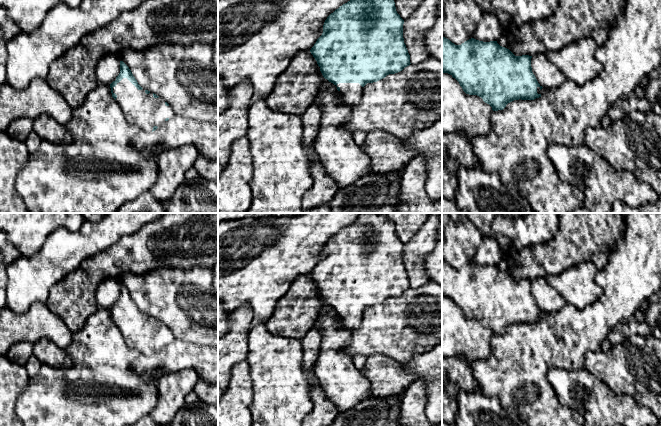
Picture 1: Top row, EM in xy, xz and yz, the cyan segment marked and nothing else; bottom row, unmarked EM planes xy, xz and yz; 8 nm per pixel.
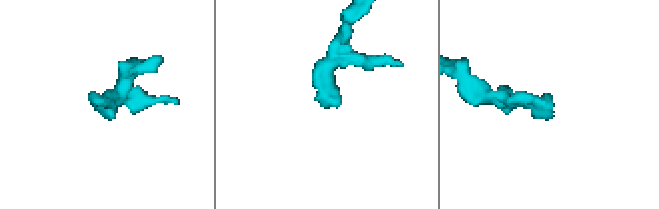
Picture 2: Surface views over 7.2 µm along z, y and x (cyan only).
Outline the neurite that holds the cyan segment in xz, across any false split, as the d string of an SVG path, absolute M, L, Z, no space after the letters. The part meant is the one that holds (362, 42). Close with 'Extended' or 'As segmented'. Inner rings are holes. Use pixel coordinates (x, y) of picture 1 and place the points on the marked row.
M350 0L347 3L340 6L327 17L323 25L323 33L317 39L316 43L311 48L310 52L317 61L317 64L320 67L320 71L323 77L337 87L337 90L341 94L343 104L345 107L352 107L360 103L364 86L367 83L377 82L385 78L389 74L398 73L411 64L410 55L404 43L403 24L404 20L397 13L394 0Z. Extended

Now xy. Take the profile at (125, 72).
M120 61L120 73L110 84L110 88L127 123L136 130L148 134L175 116L167 102L138 84L123 61Z. Extended

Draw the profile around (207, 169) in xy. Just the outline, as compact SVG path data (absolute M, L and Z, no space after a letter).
M198 156L193 166L200 179L218 181L218 159L209 160L203 156Z

